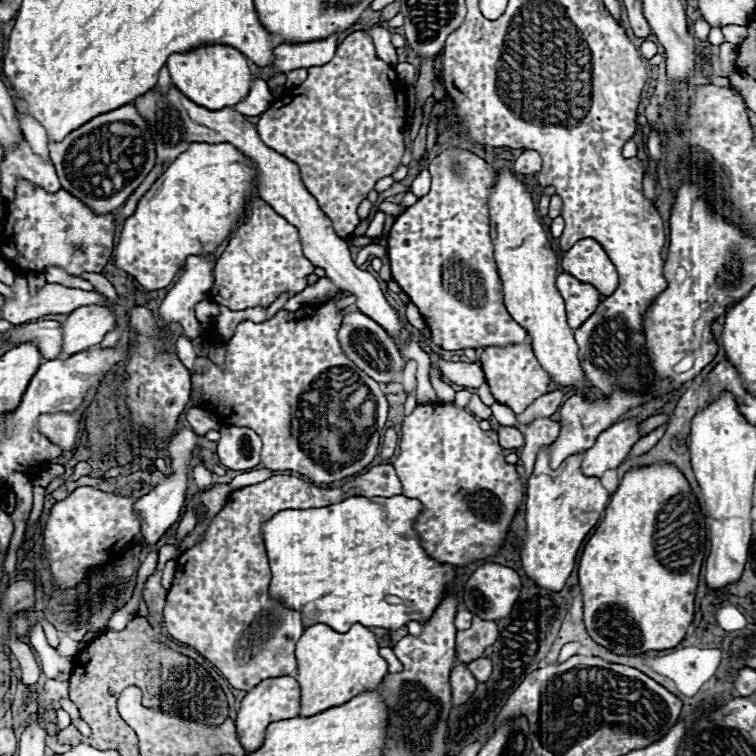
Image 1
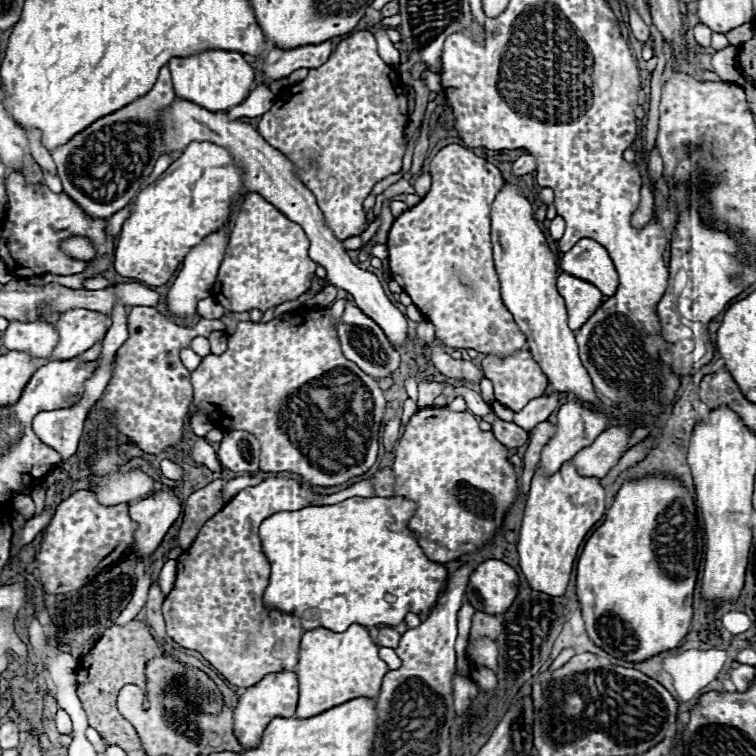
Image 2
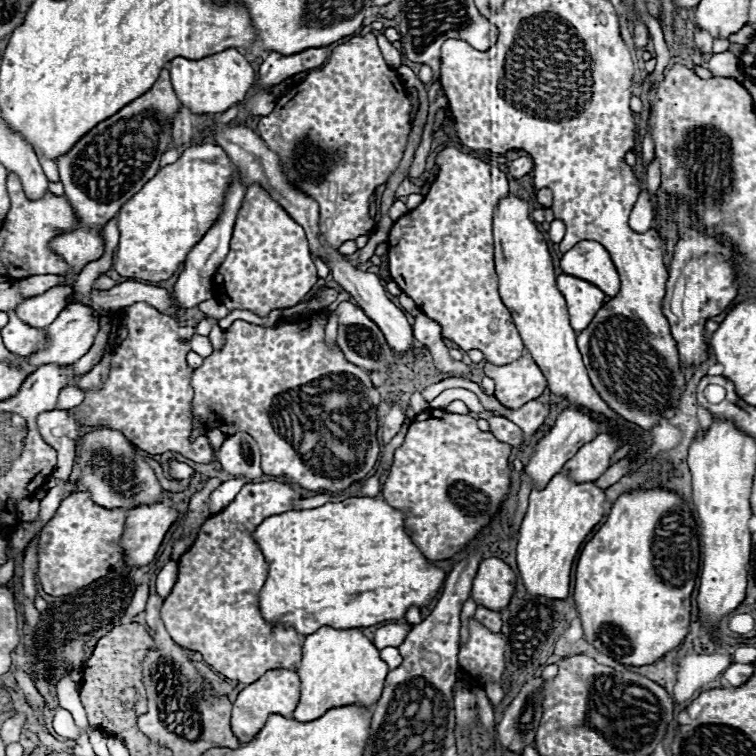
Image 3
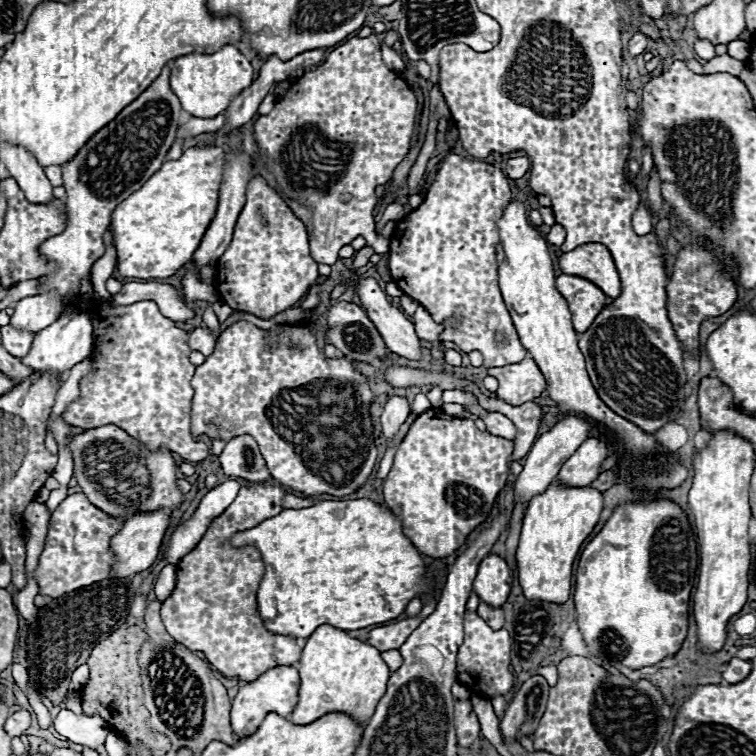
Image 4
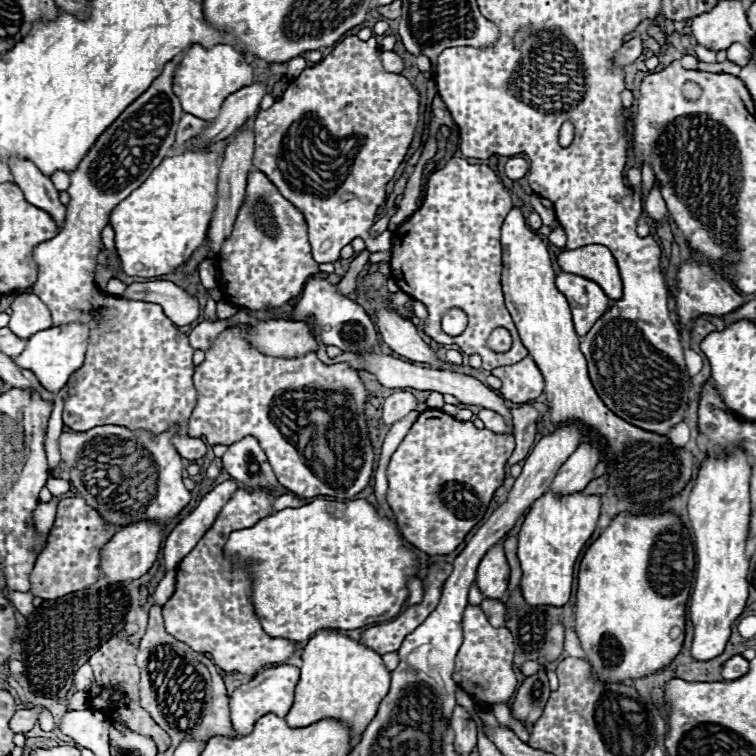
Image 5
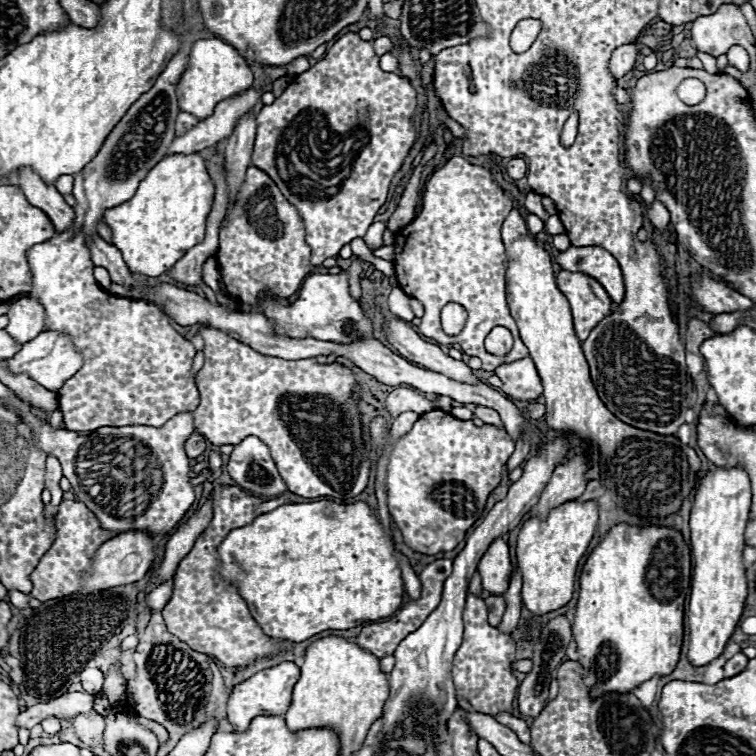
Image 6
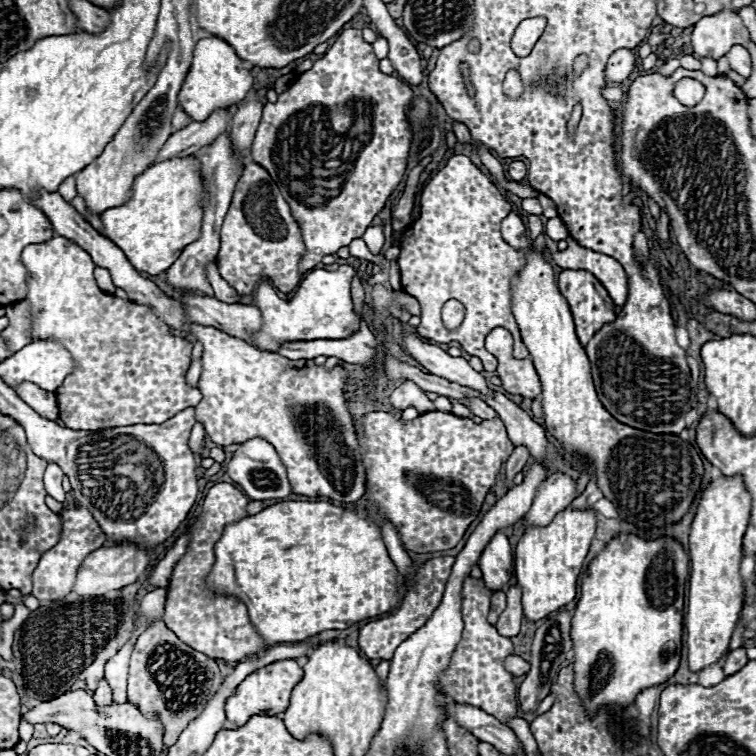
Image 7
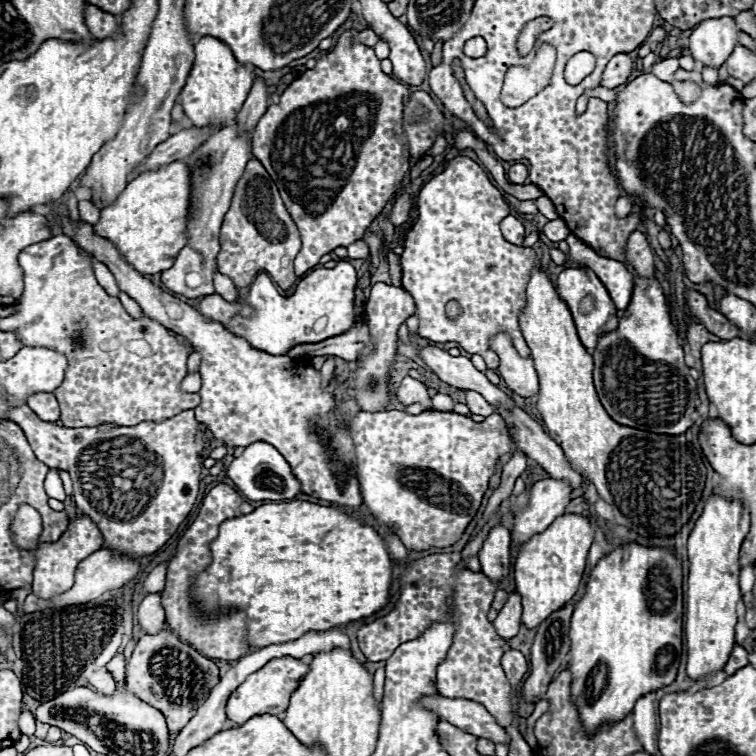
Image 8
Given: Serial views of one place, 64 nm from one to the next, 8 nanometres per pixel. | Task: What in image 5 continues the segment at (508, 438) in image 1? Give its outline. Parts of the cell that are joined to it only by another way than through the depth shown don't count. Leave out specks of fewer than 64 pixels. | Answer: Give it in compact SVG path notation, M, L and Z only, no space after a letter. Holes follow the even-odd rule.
M482 408L480 412L478 412L478 418L486 424L486 428L488 430L492 430L492 432L498 432L498 434L512 434L512 430L508 428L508 424L502 420L502 416L498 414L498 412L494 412L494 410L486 410L486 408Z

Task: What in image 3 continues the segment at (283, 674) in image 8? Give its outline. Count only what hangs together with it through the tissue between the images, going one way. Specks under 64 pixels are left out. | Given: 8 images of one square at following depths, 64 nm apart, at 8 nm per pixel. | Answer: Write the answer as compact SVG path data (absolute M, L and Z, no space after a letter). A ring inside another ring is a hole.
M286 668L268 670L262 678L248 684L238 694L234 708L232 708L232 732L236 734L236 738L240 742L252 740L260 732L262 724L266 724L266 718L270 714L282 714L282 716L290 718L298 704L298 698L300 698L300 678L294 670L286 670Z

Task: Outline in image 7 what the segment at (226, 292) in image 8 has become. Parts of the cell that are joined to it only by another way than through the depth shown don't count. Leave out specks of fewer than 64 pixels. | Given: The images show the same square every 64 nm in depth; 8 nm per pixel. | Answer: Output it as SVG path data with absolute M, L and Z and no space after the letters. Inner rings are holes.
M210 264L210 266L208 266L208 280L210 280L210 284L212 284L212 288L214 288L214 296L216 296L218 300L228 302L228 304L240 302L238 292L236 292L236 290L218 274L216 264Z

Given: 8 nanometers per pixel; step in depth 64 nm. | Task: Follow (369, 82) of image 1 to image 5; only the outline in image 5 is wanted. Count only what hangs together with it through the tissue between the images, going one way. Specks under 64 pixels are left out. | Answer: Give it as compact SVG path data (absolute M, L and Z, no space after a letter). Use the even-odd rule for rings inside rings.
M376 38L340 40L322 62L306 68L268 110L256 114L254 166L262 170L282 196L304 214L312 256L318 264L336 262L340 250L354 238L362 238L370 252L391 249L393 233L381 243L381 236L371 237L370 226L374 224L380 204L386 200L386 184L392 180L412 144L416 122L418 92L404 76L382 68Z

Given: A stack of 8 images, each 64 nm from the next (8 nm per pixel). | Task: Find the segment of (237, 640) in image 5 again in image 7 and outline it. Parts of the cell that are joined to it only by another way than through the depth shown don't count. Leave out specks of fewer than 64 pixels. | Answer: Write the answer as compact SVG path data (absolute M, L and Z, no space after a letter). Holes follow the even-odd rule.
M220 482L208 490L202 504L202 512L190 530L190 544L184 556L172 568L166 596L166 612L164 612L166 626L184 644L192 646L194 650L210 658L220 658L226 662L244 660L246 656L258 654L260 650L266 648L262 644L262 638L250 624L246 606L236 598L212 594L204 584L204 578L208 576L214 564L214 544L218 542L218 536L222 536L222 528L234 520L246 518L248 502L250 500L228 482Z

